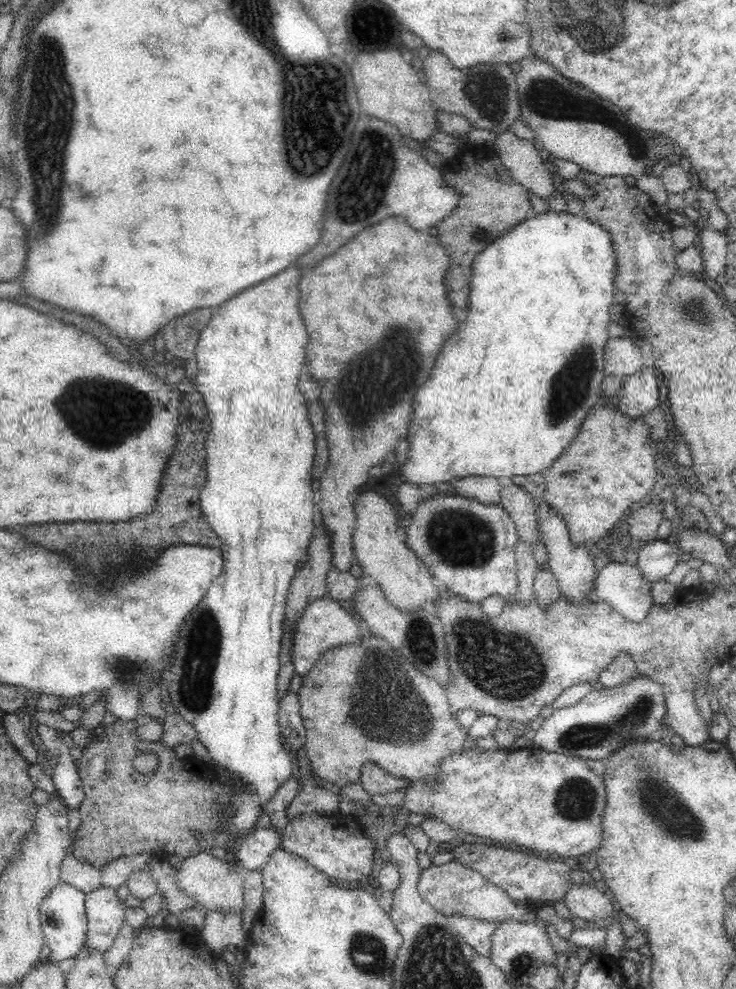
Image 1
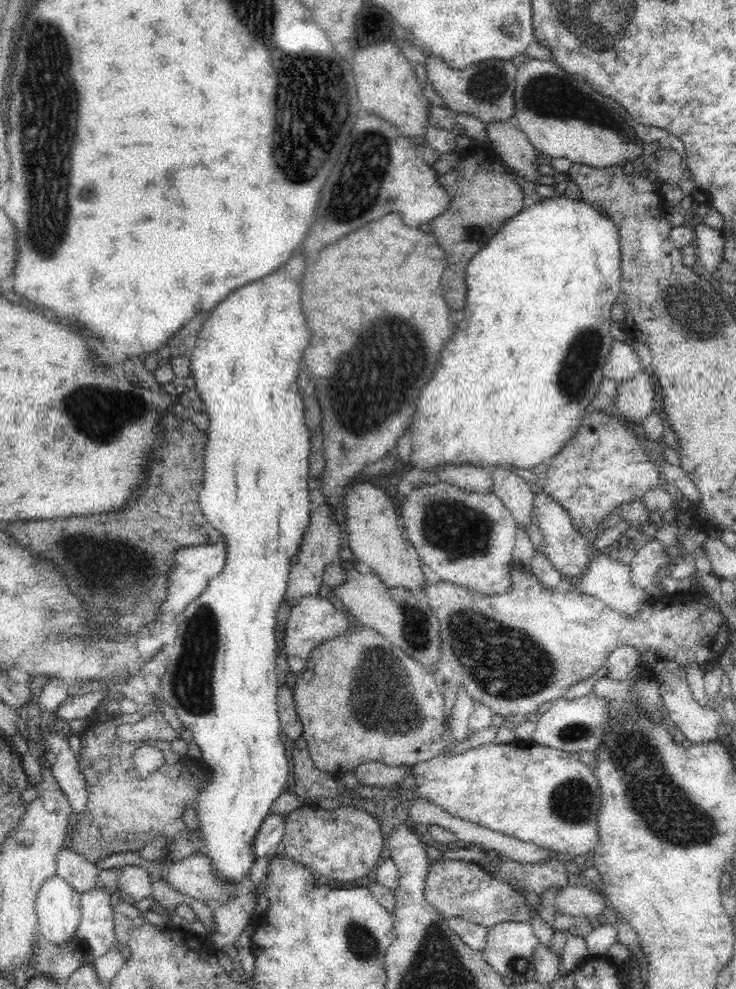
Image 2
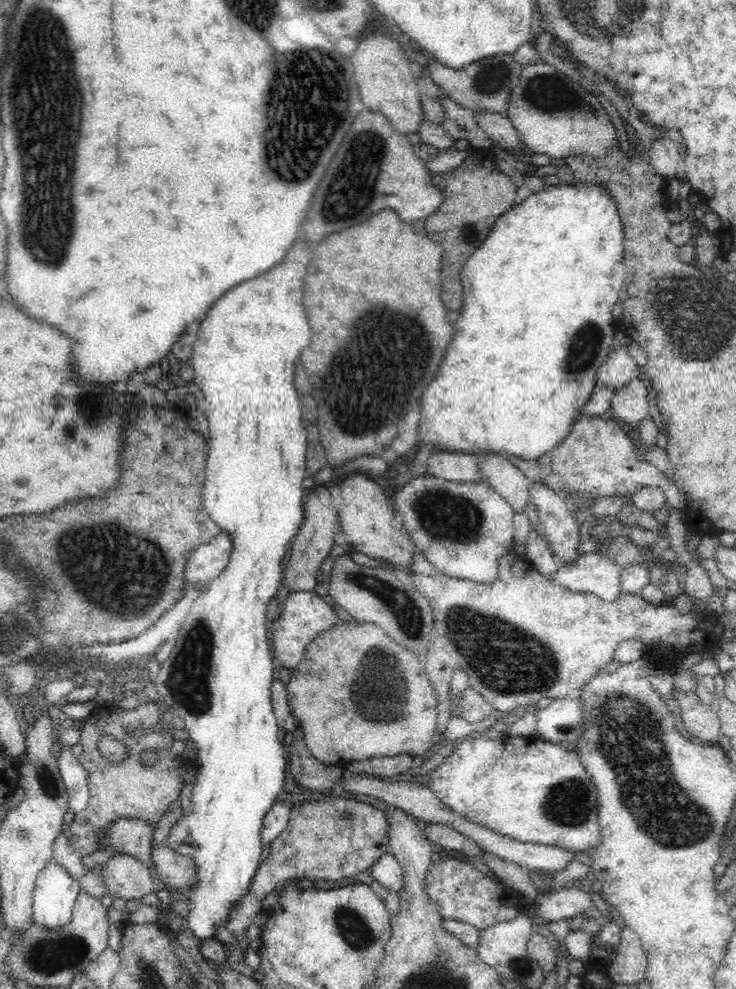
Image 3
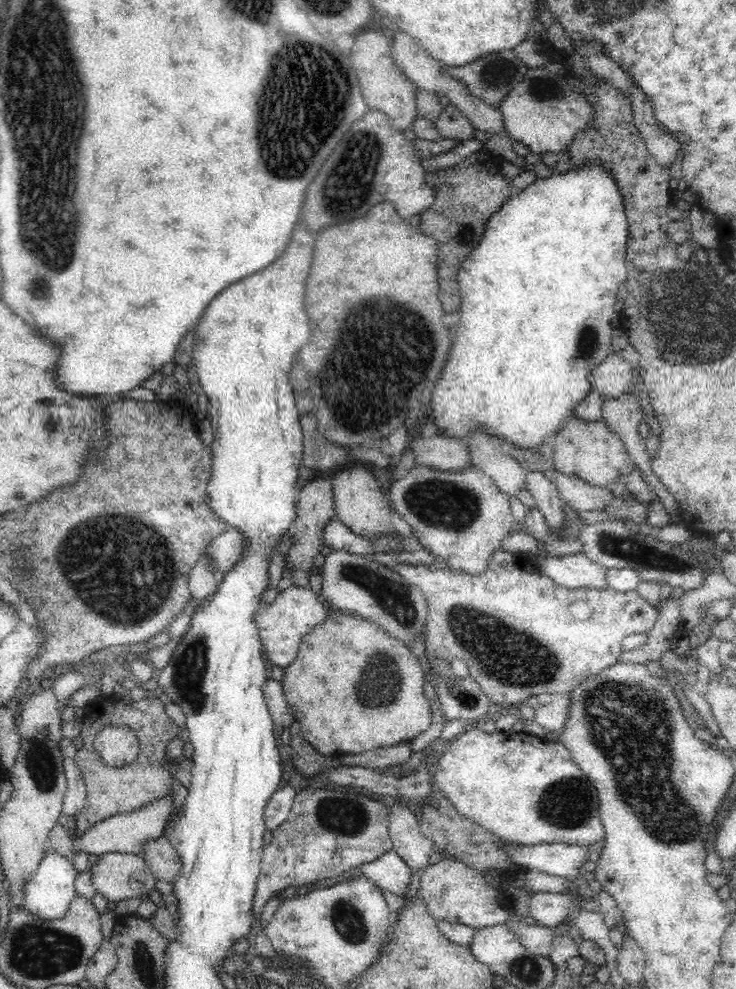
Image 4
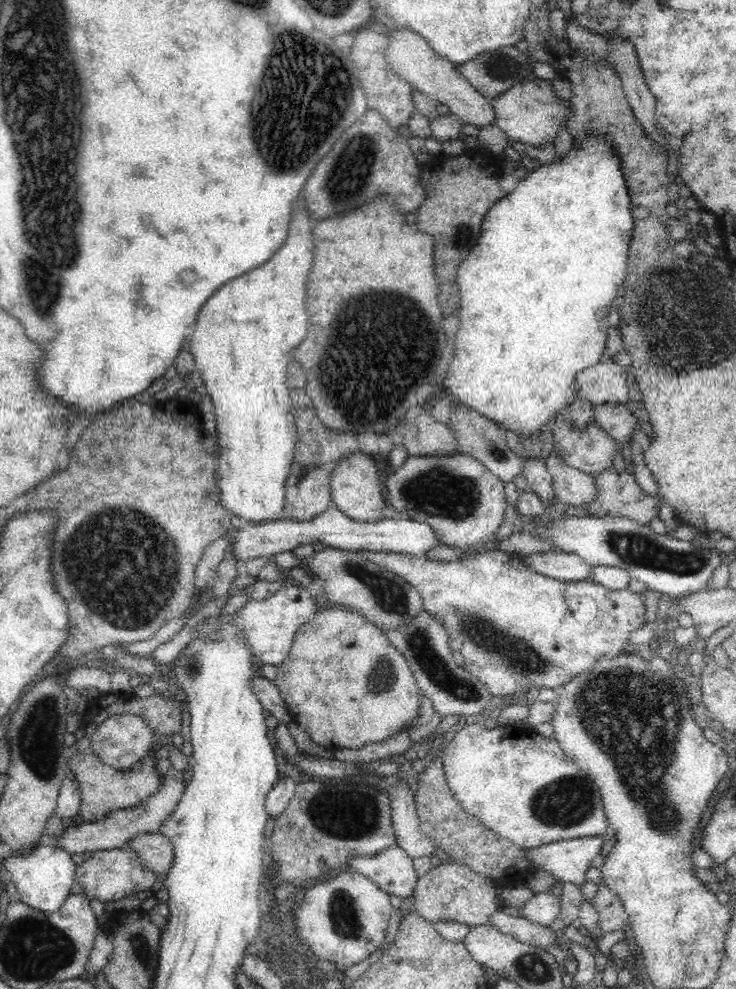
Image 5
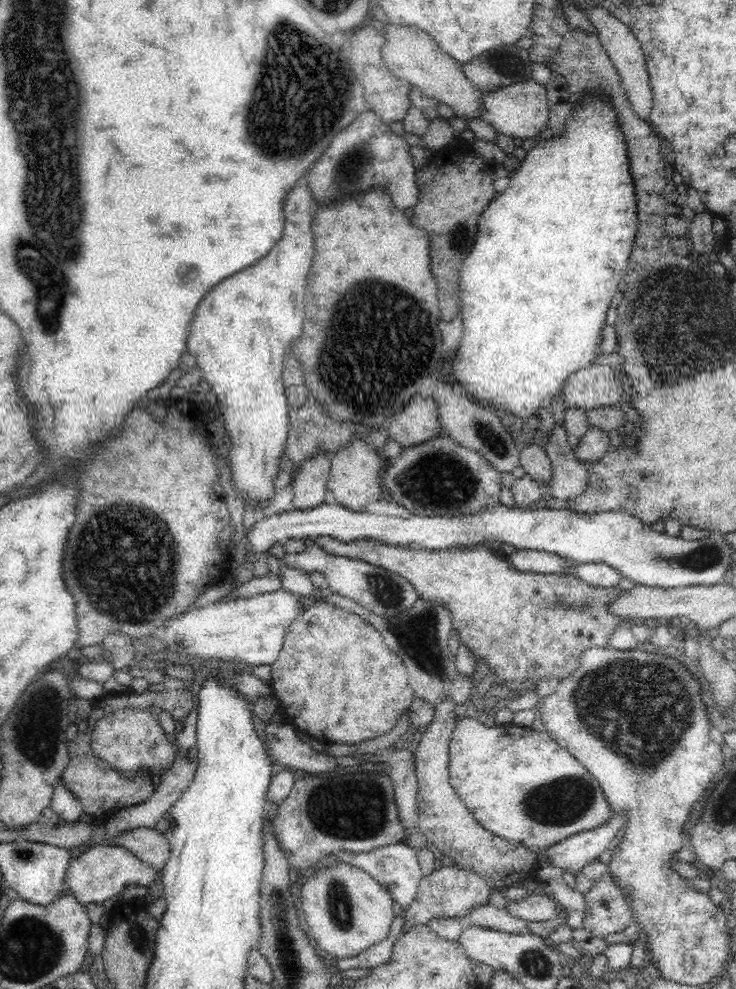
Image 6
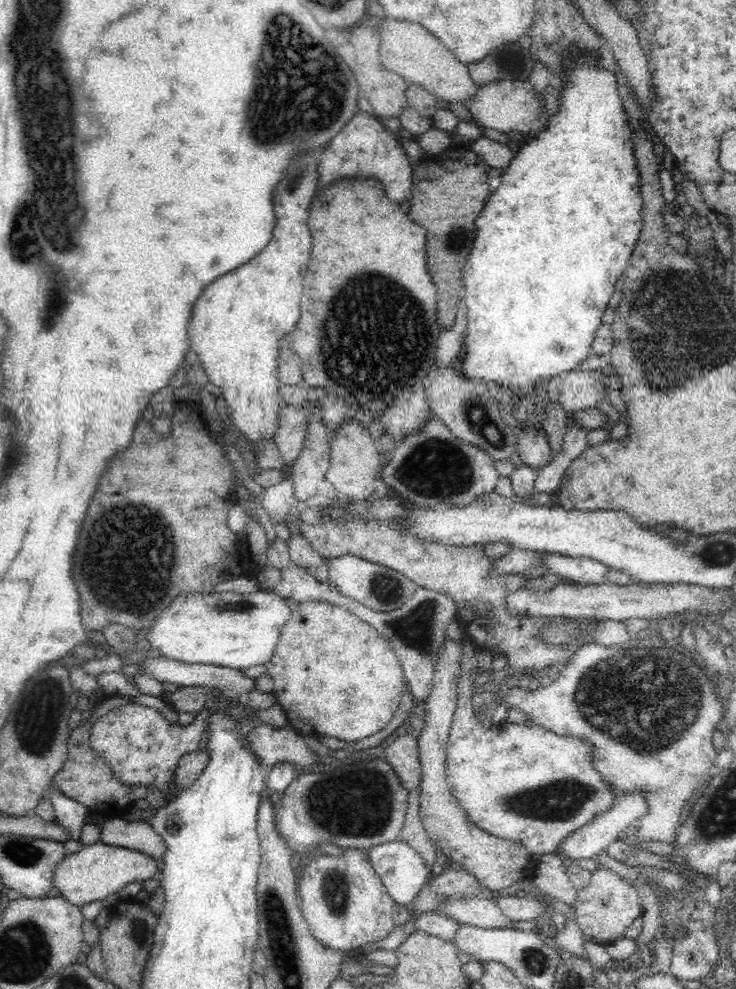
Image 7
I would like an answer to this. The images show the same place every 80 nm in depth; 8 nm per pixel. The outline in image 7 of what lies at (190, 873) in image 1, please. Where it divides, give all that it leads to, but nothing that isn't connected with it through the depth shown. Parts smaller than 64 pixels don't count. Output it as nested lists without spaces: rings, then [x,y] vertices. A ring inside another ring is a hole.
[[[120,814],[106,821],[101,828],[100,841],[144,853],[144,856],[160,862],[165,857],[165,840],[156,834],[151,823],[124,821]]]

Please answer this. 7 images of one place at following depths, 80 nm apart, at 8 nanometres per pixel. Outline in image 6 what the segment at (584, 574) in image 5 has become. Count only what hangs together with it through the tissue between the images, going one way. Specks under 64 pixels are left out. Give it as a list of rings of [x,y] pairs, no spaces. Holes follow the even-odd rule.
[[[518,549],[510,556],[510,565],[516,571],[535,574],[558,574],[560,576],[572,575],[572,570],[580,563],[570,558],[560,557],[548,552],[538,550]]]

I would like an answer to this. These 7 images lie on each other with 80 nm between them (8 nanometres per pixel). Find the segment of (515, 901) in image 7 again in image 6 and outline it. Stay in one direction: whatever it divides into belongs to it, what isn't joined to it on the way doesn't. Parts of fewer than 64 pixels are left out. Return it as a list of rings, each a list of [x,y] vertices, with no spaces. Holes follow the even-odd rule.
[[[532,891],[525,899],[507,902],[507,912],[528,922],[544,922],[552,919],[558,910],[558,903],[545,892]]]

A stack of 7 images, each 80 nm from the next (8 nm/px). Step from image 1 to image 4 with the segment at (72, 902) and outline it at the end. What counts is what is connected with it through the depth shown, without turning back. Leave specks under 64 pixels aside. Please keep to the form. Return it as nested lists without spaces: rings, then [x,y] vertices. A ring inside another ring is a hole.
[[[48,849],[31,881],[25,886],[23,894],[25,908],[32,915],[44,921],[63,919],[67,915],[72,899],[77,895],[74,889],[76,874],[78,874],[78,870],[68,859],[58,855],[54,849]]]

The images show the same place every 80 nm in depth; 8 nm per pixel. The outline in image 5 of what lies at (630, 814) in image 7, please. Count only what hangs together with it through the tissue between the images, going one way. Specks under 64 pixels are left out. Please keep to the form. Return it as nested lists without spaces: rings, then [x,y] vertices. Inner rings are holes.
[[[584,837],[568,840],[559,840],[550,844],[542,844],[536,848],[524,848],[524,859],[529,863],[534,863],[540,871],[550,873],[561,883],[572,883],[578,890],[581,890],[586,881],[586,873],[589,870],[590,862],[597,854],[602,853],[602,837]]]

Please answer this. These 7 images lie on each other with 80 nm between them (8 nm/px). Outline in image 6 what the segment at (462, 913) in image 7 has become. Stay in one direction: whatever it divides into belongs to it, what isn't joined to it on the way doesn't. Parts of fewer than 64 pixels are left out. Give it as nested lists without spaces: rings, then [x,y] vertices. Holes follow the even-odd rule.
[[[480,905],[472,909],[469,918],[475,925],[498,930],[498,932],[536,935],[528,925],[530,922],[512,916],[510,913],[506,912],[505,909],[500,909],[493,905]]]

